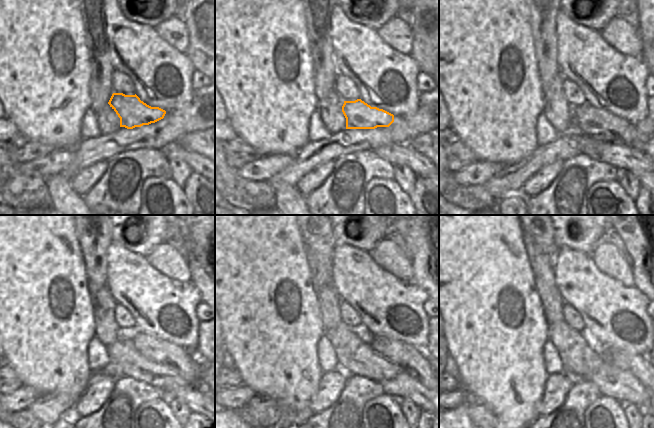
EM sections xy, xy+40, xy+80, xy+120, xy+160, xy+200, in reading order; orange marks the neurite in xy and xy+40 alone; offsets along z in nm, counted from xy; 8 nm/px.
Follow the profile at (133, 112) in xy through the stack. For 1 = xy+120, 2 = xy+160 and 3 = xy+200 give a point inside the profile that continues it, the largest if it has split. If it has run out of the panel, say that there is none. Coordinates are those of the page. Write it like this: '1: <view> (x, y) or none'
1: xy+120 (160, 351)
2: xy+160 (410, 359)
3: xy+200 (640, 366)

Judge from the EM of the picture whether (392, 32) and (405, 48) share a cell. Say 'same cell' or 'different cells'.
same cell

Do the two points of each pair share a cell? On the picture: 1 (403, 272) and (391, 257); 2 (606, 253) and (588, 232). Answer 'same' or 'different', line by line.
1: same
2: different

